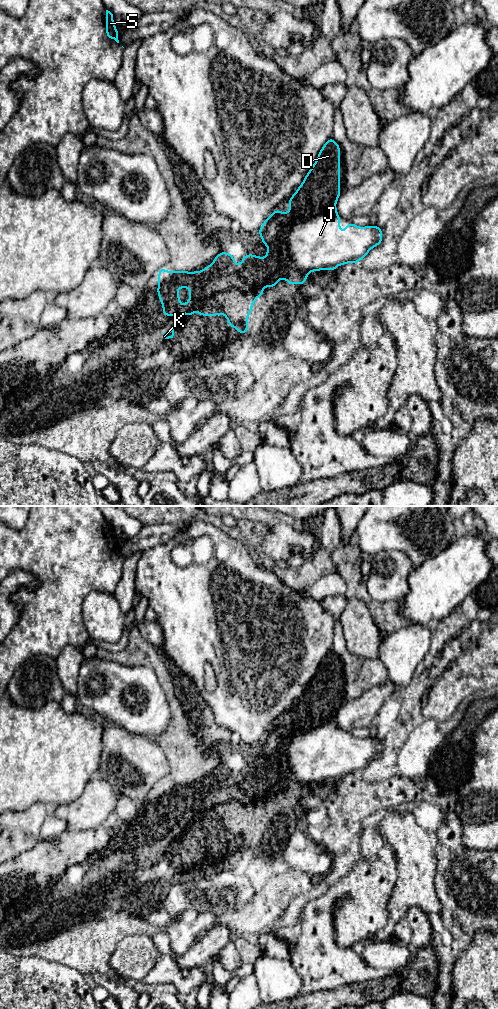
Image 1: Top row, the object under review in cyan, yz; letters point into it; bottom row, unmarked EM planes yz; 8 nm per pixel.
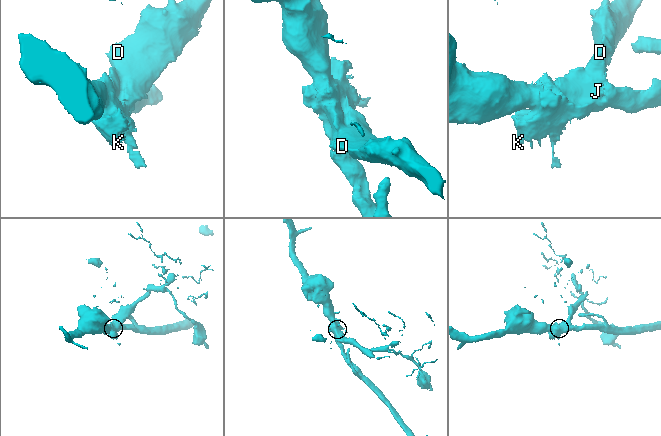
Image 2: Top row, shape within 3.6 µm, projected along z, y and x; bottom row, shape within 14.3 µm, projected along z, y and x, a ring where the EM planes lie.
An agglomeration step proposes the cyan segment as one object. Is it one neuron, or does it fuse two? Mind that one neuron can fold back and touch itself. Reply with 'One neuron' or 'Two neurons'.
Two neurons

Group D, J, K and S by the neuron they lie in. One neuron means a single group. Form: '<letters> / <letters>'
D / J K S

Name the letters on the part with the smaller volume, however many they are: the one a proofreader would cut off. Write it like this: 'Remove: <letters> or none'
Remove: D

